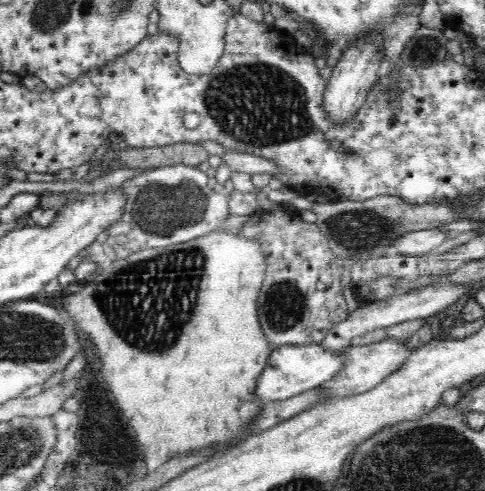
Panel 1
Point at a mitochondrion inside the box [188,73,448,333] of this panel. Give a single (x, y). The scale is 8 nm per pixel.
(357, 231)

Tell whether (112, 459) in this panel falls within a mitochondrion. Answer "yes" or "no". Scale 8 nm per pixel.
no

